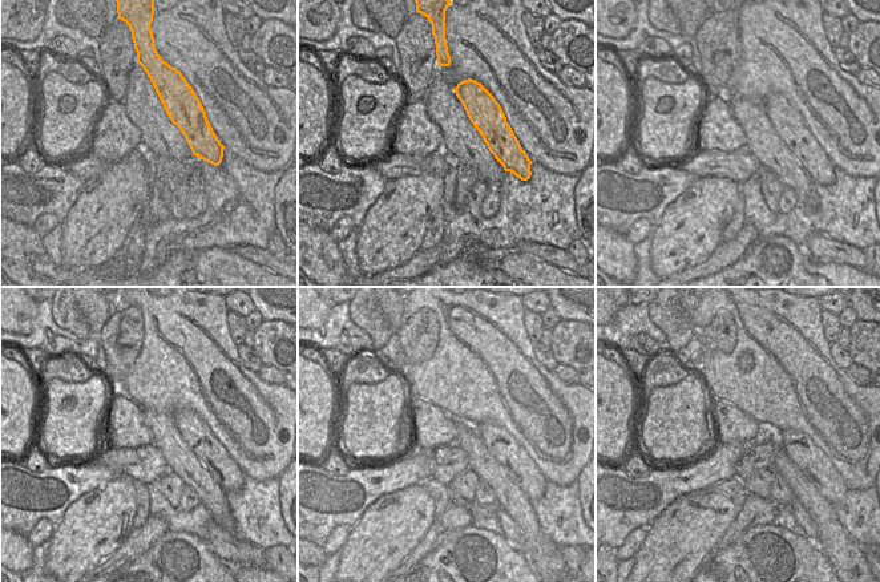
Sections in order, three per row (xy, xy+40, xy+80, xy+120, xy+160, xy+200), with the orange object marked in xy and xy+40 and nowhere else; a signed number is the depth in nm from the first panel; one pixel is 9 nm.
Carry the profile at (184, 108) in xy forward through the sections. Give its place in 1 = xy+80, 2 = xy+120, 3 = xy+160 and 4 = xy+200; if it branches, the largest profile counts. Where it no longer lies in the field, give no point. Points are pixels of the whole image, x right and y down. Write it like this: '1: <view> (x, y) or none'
1: xy+80 (788, 124)
2: xy+120 (194, 431)
3: xy+160 (503, 447)
4: xy+200 (799, 448)

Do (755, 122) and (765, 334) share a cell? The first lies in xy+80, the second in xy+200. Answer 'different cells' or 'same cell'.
different cells

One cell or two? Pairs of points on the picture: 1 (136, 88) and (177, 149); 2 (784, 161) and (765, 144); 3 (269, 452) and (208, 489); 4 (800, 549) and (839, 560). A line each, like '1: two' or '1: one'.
1: one
2: one
3: two
4: two

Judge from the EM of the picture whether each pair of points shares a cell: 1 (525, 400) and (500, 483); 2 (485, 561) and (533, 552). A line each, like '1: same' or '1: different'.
1: different
2: different

